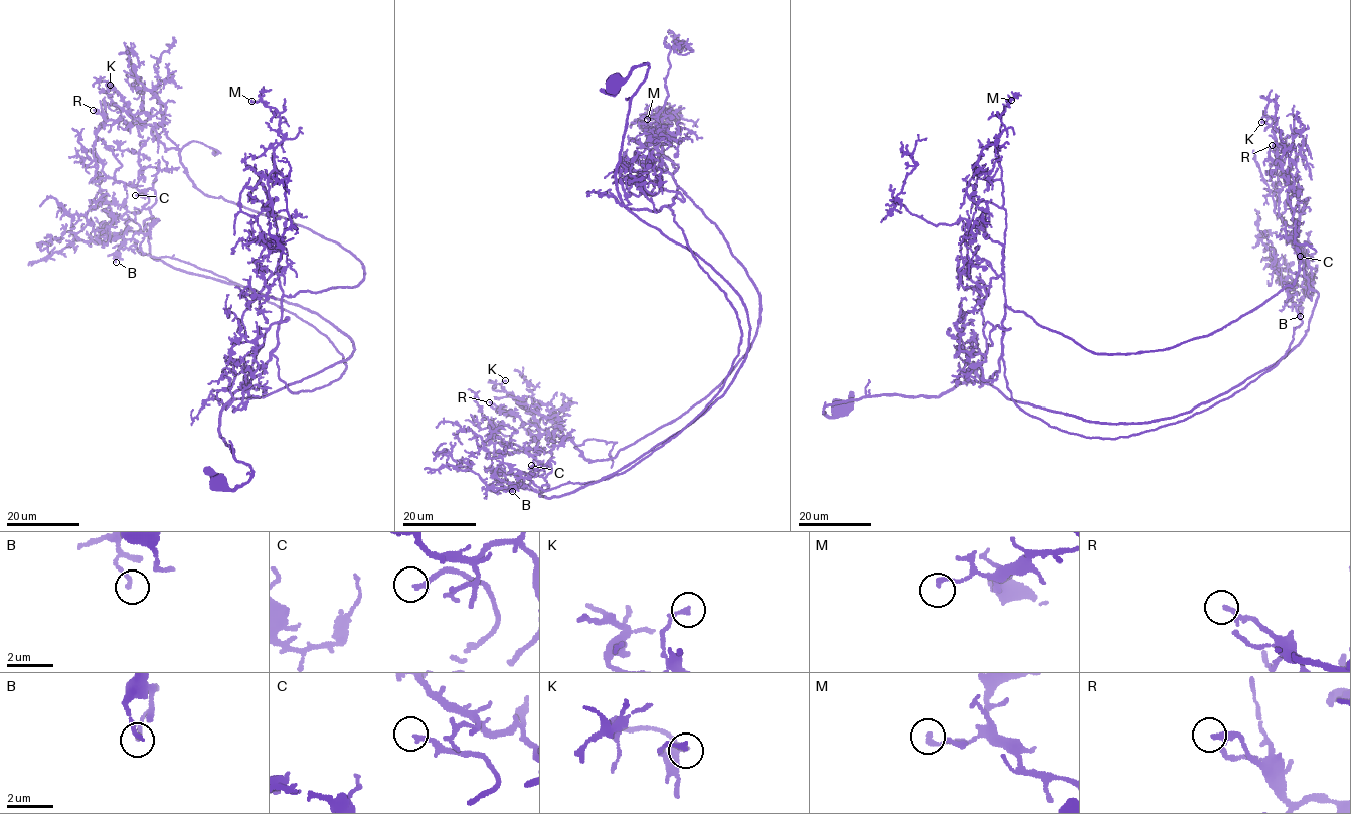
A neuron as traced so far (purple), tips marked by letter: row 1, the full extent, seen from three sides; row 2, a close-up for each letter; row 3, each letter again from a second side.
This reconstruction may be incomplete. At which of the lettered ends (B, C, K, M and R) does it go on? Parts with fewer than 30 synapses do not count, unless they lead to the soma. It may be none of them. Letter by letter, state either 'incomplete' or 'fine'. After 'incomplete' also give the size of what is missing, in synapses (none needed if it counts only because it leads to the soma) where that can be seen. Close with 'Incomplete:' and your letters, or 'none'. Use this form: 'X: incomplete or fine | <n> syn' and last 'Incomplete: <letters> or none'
B: fine
C: incomplete | 250 syn
K: fine
M: fine
R: incomplete | 80 syn
Incomplete: C, R

